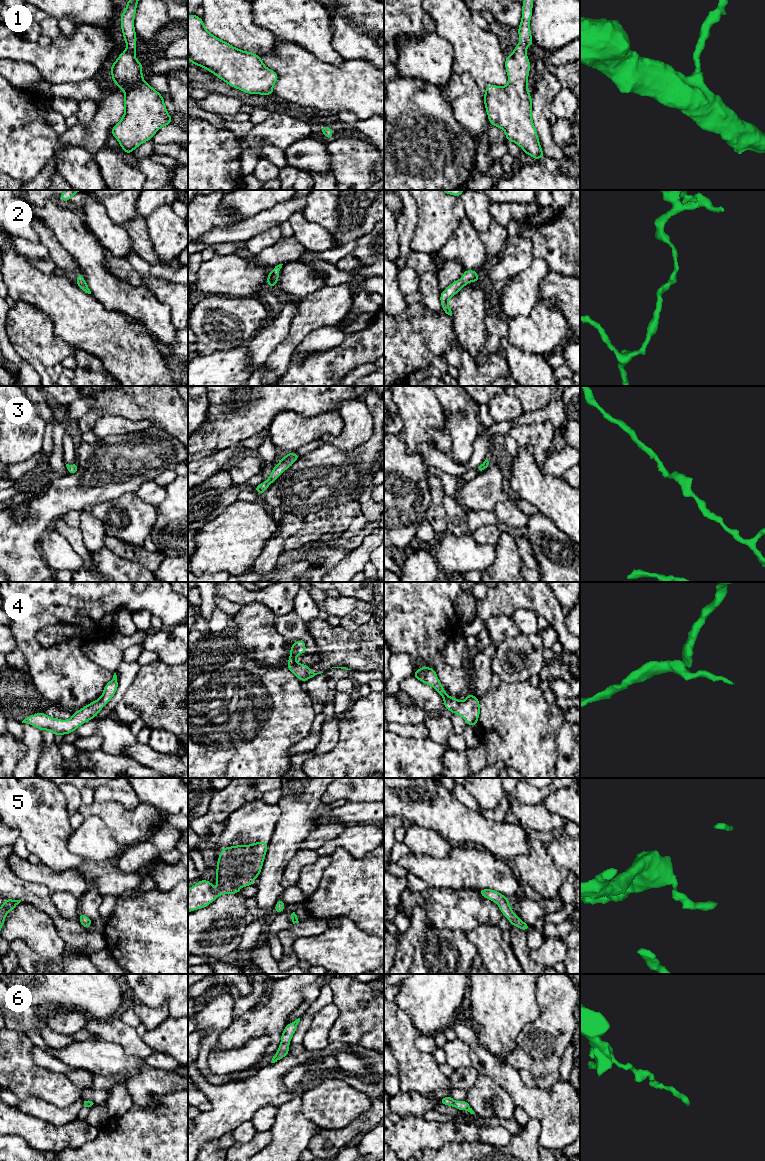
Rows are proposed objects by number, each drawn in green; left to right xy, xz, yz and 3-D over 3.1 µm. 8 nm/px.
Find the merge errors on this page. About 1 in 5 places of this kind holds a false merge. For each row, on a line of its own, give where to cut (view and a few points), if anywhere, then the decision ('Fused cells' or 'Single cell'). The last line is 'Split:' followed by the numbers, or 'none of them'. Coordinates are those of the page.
1: No split. Single cell
2: No split. Single cell
3: No split. Single cell
4: No split. Single cell
5: No split. Single cell
6: No split. Single cell
Split: none of them

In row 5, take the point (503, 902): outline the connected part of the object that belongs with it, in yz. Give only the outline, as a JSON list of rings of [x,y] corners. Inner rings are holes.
[[[481,889],[478,892],[484,898],[487,898],[493,902],[495,902],[500,911],[503,913],[504,917],[510,921],[512,926],[518,927],[524,931],[528,931],[530,925],[523,922],[511,909],[509,905],[509,899],[502,895],[500,892],[492,890],[492,889]]]

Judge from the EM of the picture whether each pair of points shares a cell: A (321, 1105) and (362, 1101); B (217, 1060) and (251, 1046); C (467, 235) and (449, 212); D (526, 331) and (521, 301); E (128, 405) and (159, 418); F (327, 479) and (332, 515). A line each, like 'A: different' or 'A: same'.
A: same
B: same
C: different
D: different
E: same
F: different

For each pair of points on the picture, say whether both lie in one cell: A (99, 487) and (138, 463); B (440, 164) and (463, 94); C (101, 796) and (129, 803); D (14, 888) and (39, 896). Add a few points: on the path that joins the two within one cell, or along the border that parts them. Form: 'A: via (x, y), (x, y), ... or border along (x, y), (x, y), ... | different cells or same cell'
A: via (109, 477), (123, 463), (128, 463) | same cell
B: border along (444, 96), (451, 106), (453, 116), (471, 134) | different cells
C: via (108, 796), (122, 796) | same cell
D: via (20, 890), (33, 893) | same cell

